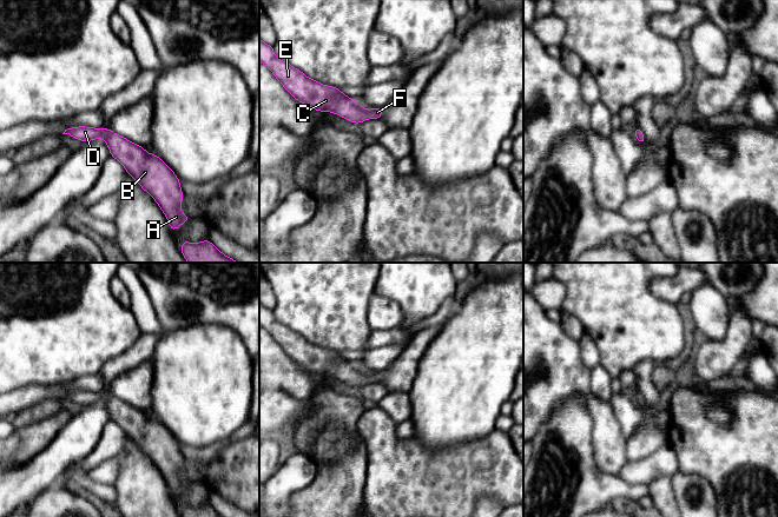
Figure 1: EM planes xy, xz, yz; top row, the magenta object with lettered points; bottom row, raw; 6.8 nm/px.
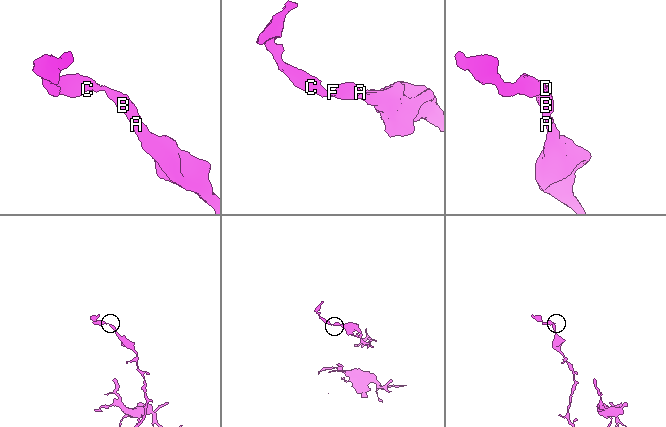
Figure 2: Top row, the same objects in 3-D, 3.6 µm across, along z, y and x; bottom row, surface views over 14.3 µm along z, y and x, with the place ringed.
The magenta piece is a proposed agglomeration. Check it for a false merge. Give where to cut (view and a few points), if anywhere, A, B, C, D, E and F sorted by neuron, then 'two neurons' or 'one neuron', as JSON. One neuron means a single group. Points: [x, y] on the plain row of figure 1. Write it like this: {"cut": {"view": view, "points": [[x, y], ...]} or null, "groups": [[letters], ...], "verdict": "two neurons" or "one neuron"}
{"cut": null, "groups": [["A", "B", "C", "D", "E", "F"]], "verdict": "one neuron"}

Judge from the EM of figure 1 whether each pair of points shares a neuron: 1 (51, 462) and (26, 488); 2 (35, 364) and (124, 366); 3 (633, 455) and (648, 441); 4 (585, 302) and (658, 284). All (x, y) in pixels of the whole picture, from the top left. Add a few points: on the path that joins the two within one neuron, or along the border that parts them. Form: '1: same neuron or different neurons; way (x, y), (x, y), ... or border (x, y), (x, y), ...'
1: same neuron; way (45, 468), (31, 482)
2: different neurons; border (126, 351), (111, 358), (98, 372)
3: same neuron; way (637, 451), (645, 443)
4: different neurons; border (653, 278), (650, 283), (650, 290), (672, 303)

